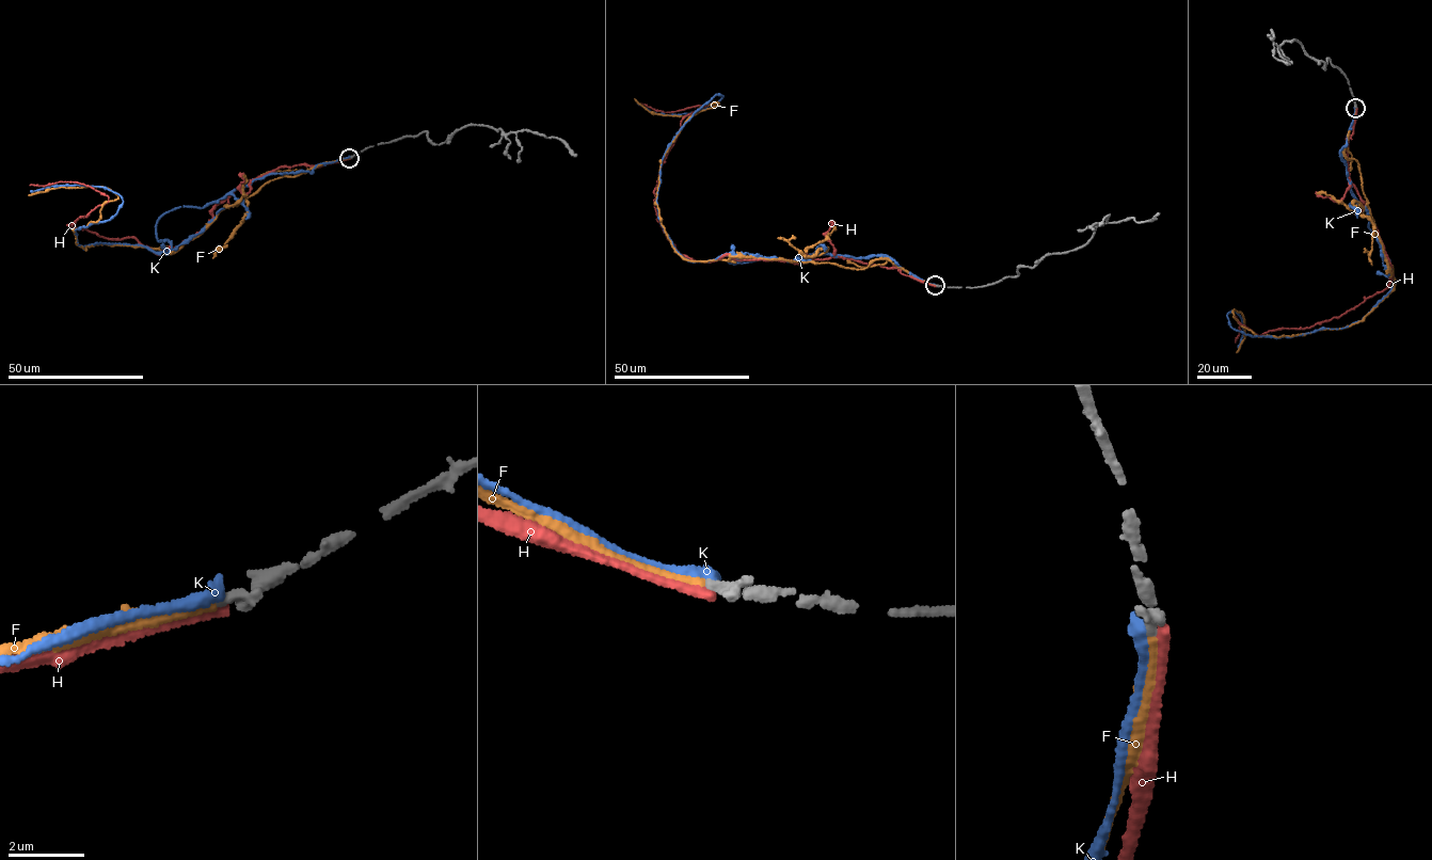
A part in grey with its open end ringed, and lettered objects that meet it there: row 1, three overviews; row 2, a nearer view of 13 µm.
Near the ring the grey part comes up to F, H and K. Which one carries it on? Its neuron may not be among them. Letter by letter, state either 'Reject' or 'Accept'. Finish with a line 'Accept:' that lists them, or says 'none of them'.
F: Accept
H: Reject
K: Reject
Accept: F

